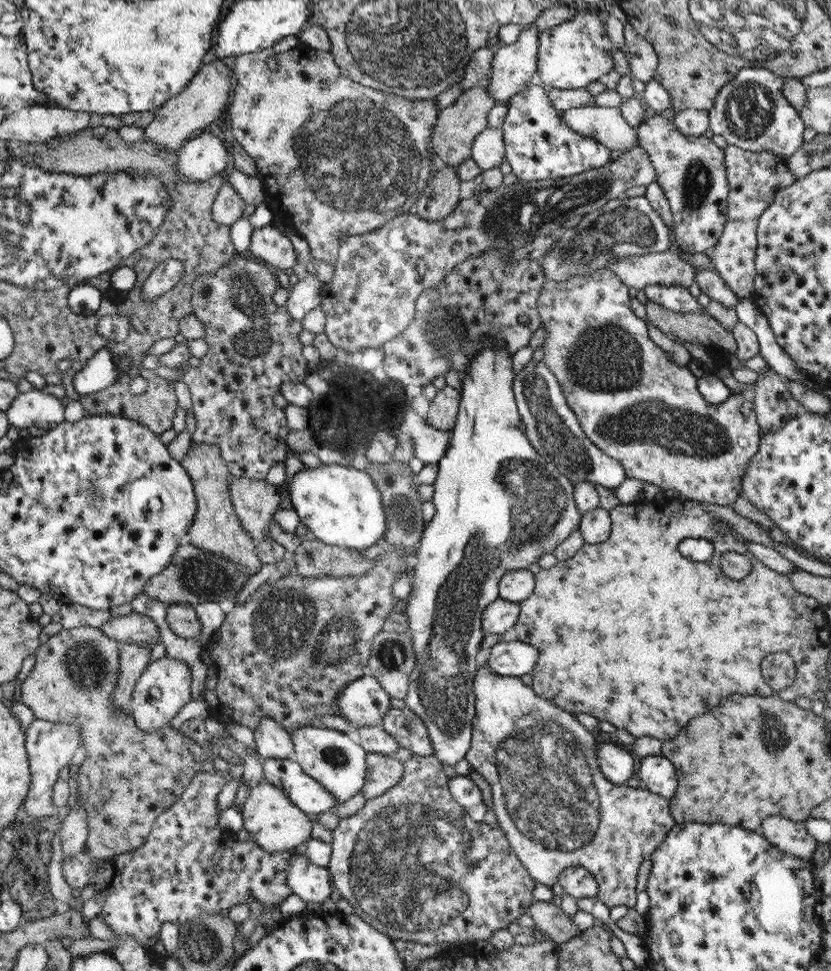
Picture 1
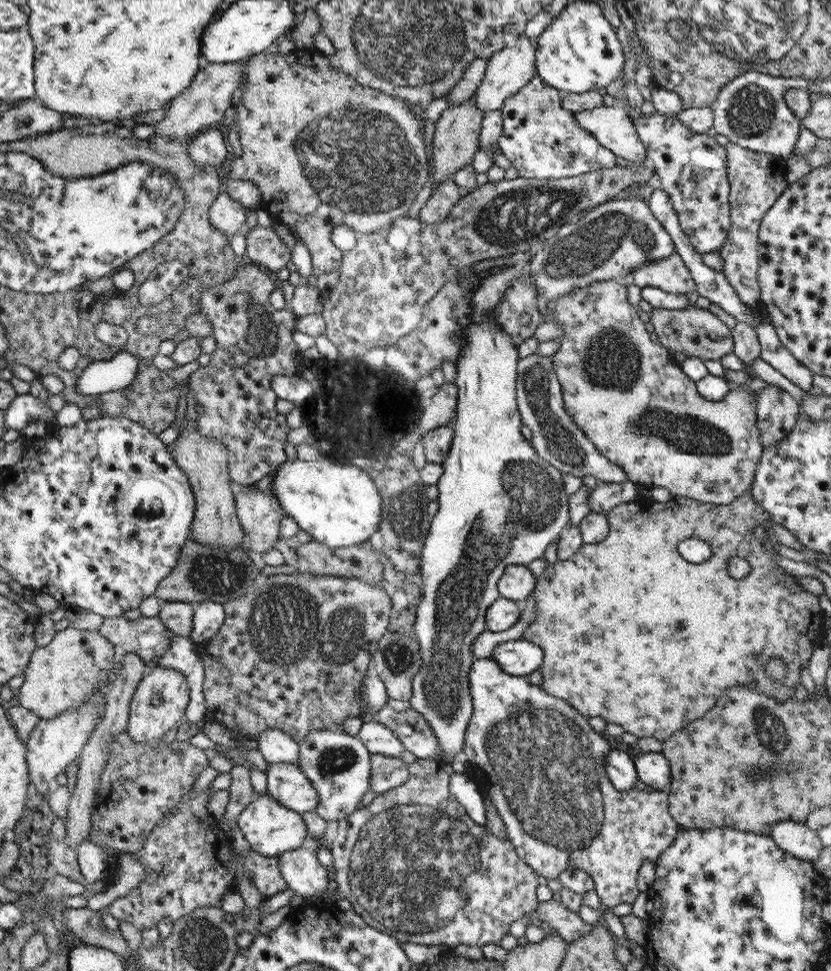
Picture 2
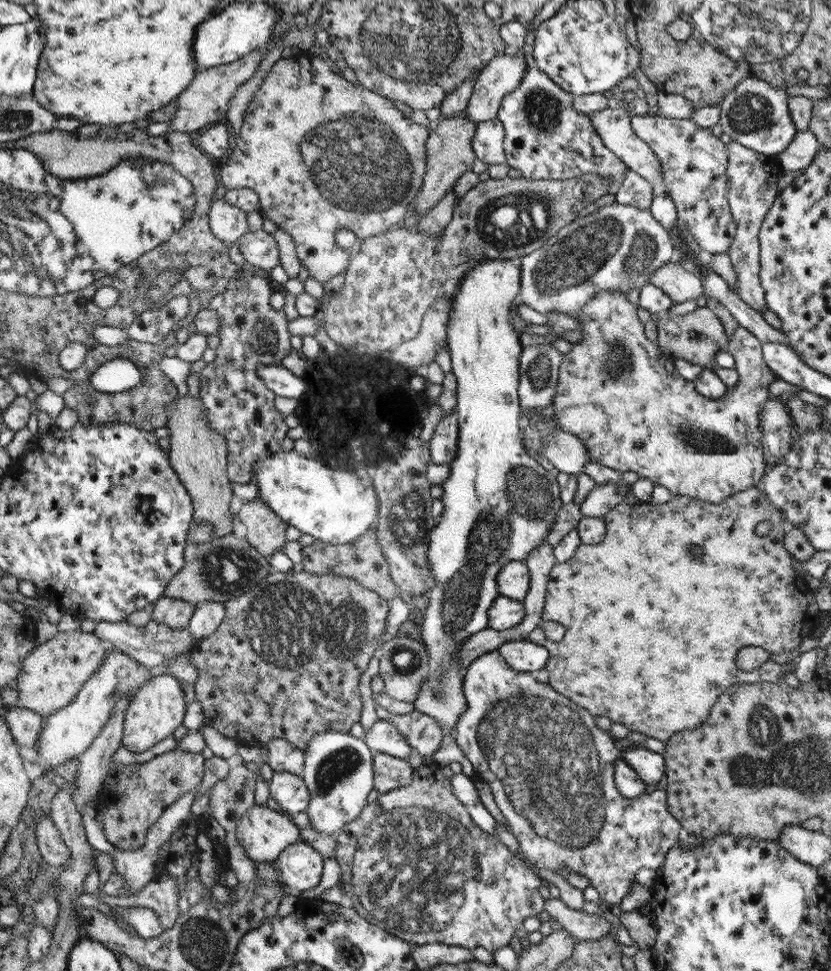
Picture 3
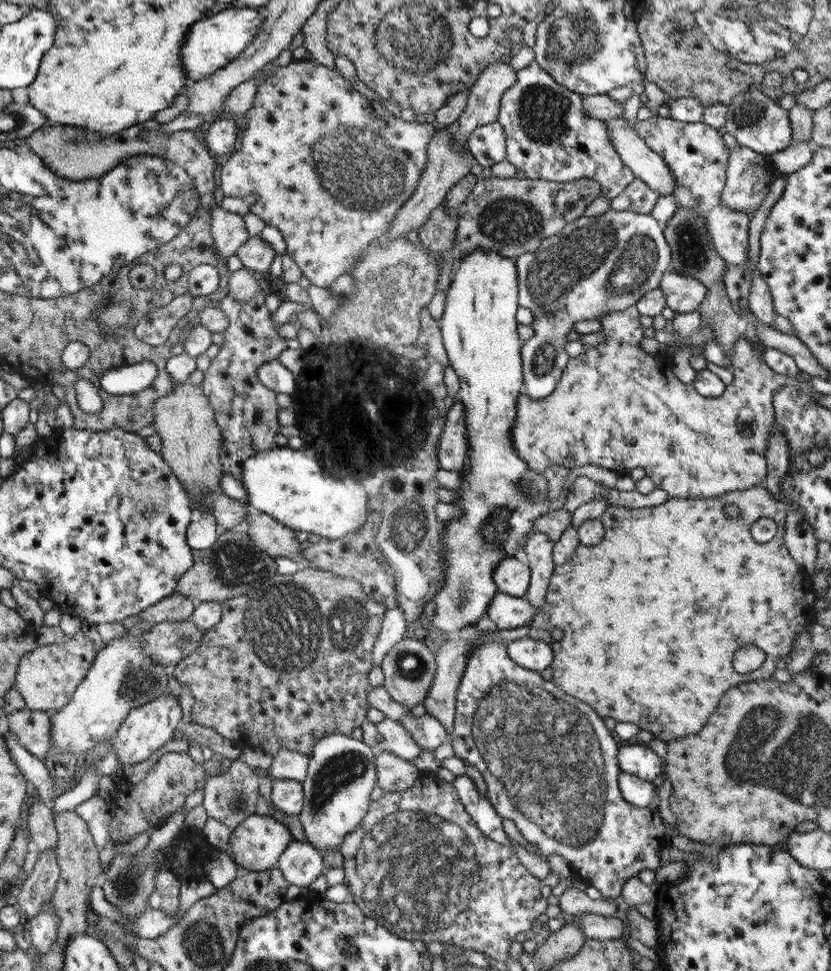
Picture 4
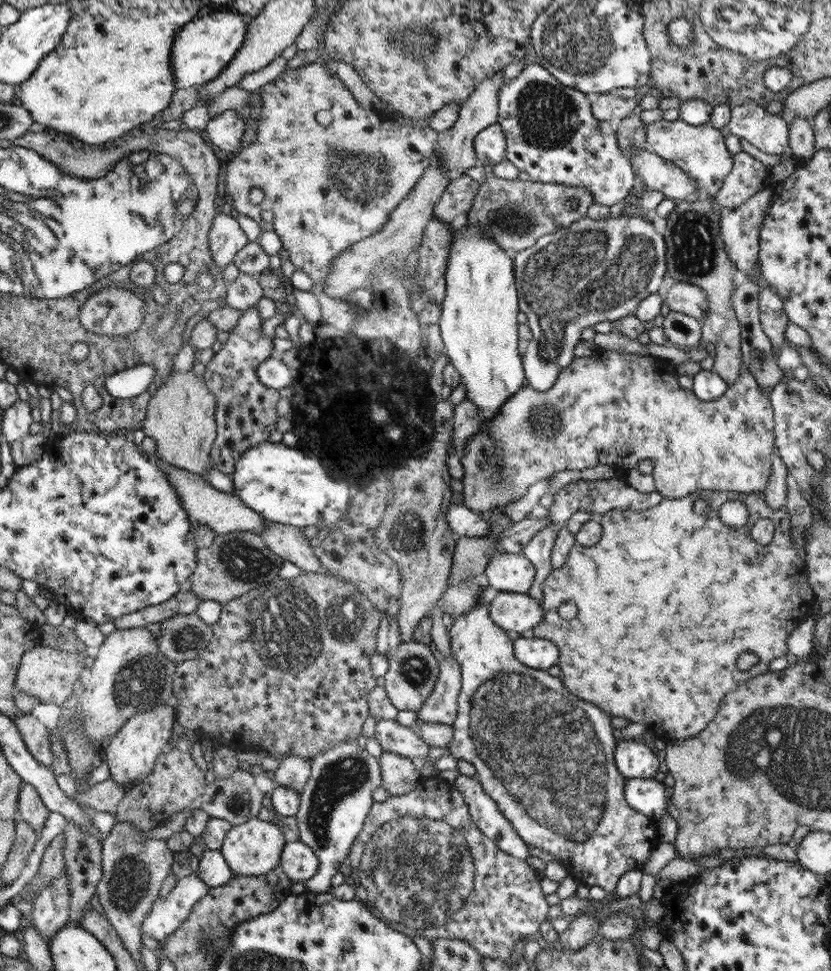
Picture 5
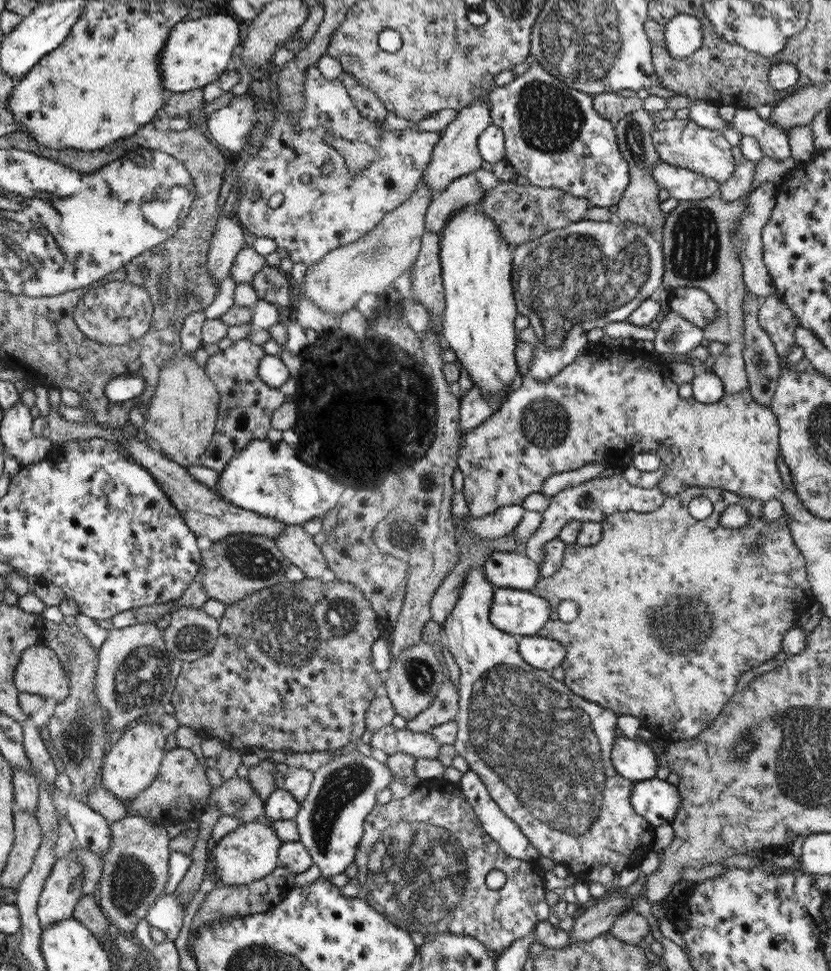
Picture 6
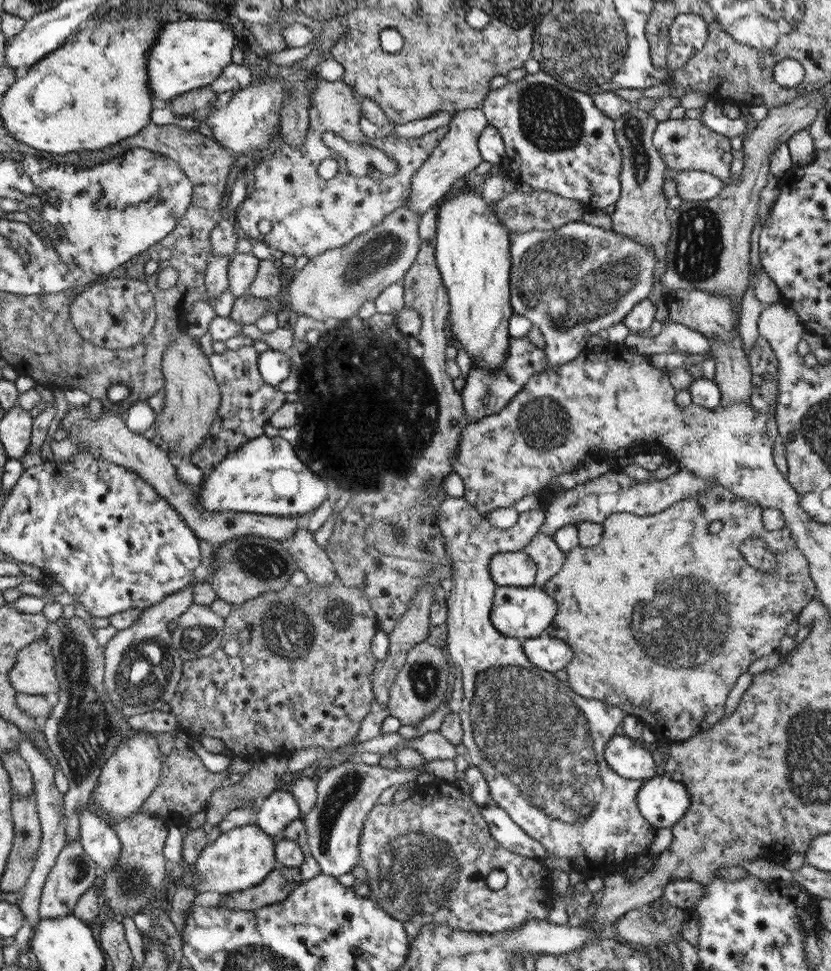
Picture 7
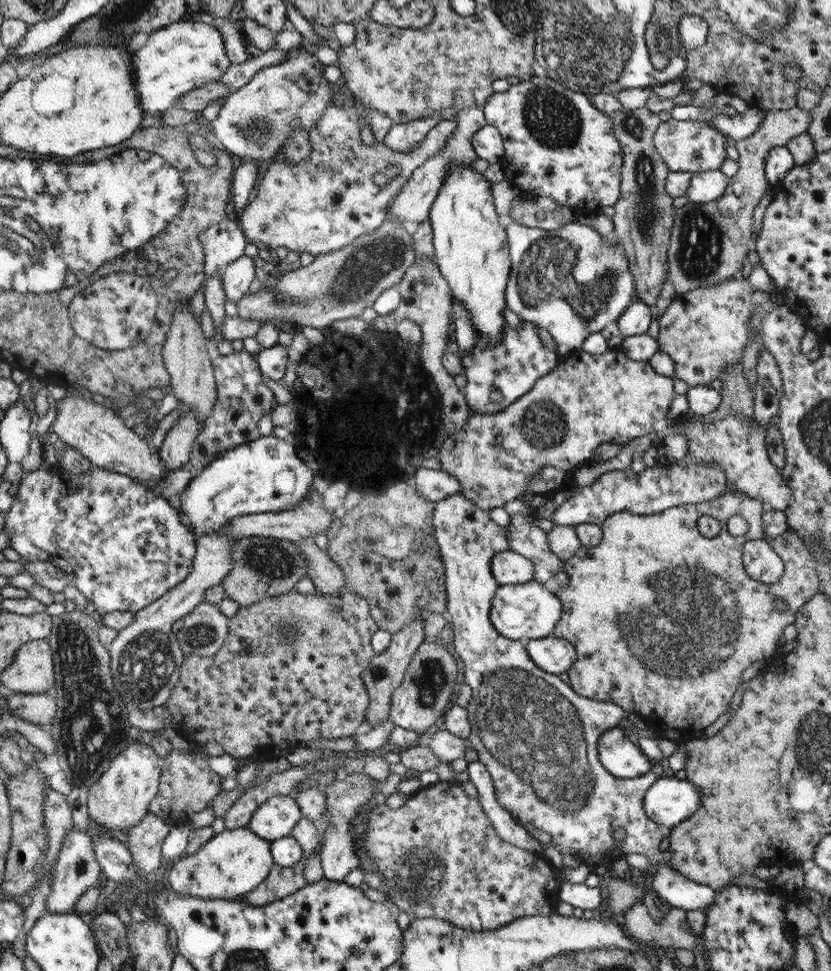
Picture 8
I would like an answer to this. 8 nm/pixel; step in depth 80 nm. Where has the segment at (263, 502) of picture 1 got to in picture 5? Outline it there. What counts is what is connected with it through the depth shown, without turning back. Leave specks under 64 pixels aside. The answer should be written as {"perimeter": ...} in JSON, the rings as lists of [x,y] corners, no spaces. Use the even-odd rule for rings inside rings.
{"perimeter":[[[266,522],[259,535],[268,548],[284,561],[292,562],[302,572],[318,573],[322,568],[320,560],[314,556],[314,548],[302,530],[276,522]]]}

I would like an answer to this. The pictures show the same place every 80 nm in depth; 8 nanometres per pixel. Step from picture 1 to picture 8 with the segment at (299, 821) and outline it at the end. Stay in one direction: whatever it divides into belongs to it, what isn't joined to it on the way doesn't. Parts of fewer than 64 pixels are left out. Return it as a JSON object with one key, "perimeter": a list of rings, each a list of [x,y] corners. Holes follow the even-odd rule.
{"perimeter":[[[247,826],[224,829],[202,845],[198,852],[182,856],[168,872],[168,884],[181,895],[204,900],[233,900],[254,891],[275,865],[274,857],[271,855],[271,843],[263,837],[256,836]]]}

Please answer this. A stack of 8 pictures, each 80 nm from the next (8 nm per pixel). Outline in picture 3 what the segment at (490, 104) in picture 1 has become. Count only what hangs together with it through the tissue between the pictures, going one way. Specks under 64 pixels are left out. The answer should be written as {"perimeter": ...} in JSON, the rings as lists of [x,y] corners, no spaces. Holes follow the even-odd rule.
{"perimeter":[[[464,110],[452,118],[441,118],[433,125],[431,138],[428,139],[428,170],[424,176],[423,192],[414,203],[414,210],[418,216],[435,207],[452,190],[458,179],[469,170],[473,170],[476,161],[474,136],[476,130],[474,120],[470,119]]]}

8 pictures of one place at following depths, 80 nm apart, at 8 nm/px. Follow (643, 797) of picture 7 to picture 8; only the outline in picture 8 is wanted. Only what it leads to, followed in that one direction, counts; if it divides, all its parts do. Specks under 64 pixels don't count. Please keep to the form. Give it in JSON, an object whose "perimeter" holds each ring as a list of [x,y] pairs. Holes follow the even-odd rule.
{"perimeter":[[[660,777],[645,794],[645,811],[664,830],[690,818],[702,804],[694,783],[677,777]]]}

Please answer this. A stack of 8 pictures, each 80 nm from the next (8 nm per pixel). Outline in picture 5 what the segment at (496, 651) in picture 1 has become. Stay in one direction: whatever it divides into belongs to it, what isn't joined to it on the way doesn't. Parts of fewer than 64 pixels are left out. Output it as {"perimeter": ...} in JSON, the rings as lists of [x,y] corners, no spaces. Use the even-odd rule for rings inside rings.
{"perimeter":[[[529,634],[514,641],[515,656],[533,669],[546,671],[559,662],[559,645]]]}

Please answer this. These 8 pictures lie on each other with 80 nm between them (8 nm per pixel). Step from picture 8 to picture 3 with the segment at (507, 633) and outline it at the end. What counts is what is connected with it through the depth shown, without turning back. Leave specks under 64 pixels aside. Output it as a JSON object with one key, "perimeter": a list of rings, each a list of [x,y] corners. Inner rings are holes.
{"perimeter":[[[500,594],[490,608],[490,624],[488,626],[494,631],[504,631],[521,624],[526,616],[527,611],[523,601]]]}

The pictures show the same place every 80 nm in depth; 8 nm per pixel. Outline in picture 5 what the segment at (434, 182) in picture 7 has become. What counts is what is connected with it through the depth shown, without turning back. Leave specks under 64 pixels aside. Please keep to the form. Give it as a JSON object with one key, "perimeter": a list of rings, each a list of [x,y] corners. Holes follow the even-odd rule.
{"perimeter":[[[498,72],[480,83],[470,98],[463,102],[455,124],[447,131],[442,132],[444,138],[440,140],[440,148],[436,148],[436,155],[443,158],[443,172],[447,173],[450,180],[466,175],[476,165],[476,152],[474,152],[473,148],[474,139],[480,131],[496,123],[499,119],[499,94],[504,84],[506,82],[502,72]]]}

